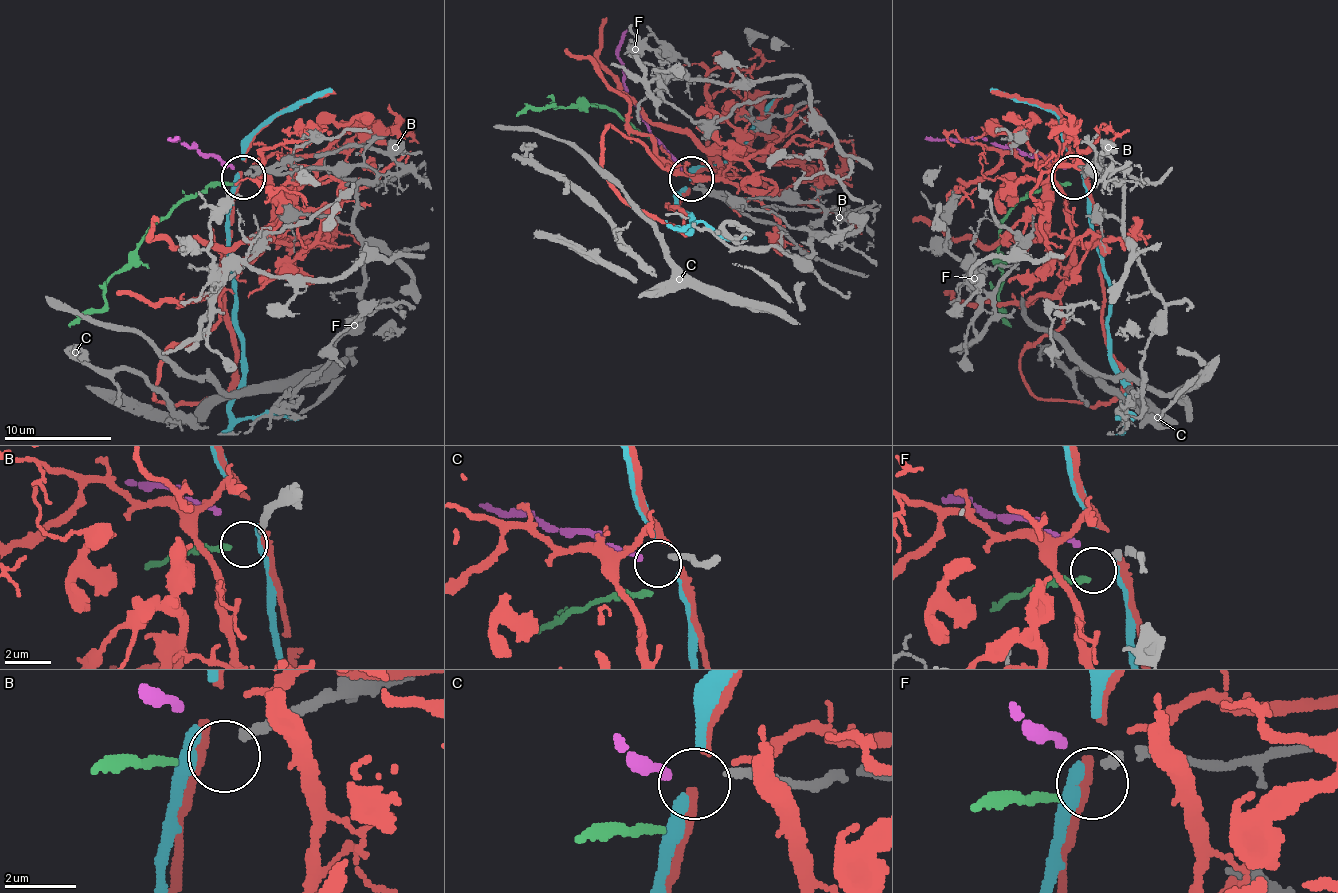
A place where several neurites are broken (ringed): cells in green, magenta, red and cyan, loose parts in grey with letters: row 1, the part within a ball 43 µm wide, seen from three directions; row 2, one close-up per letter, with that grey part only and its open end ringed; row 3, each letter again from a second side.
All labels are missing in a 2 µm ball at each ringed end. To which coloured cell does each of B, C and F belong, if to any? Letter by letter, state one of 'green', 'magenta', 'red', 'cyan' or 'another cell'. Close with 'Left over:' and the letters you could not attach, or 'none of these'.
B: another cell
C: magenta
F: green
Left over: B

